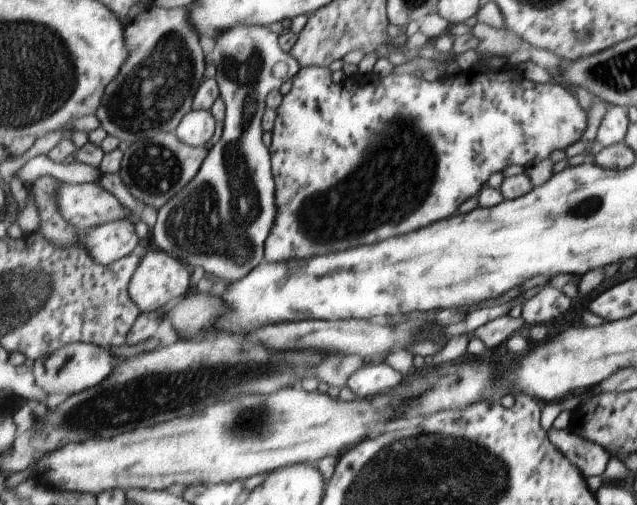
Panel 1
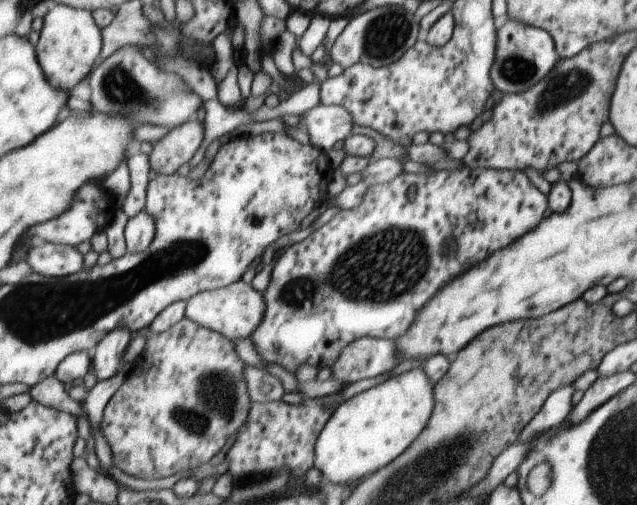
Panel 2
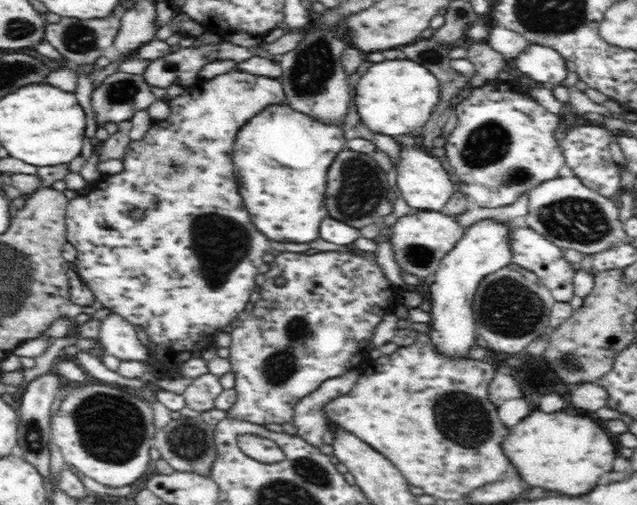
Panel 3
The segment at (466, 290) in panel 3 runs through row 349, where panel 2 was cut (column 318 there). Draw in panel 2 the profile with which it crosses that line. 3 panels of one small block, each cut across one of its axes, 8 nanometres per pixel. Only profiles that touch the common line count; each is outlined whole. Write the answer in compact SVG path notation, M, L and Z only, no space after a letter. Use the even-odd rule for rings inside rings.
M421 366L340 404L321 432L314 451L314 466L323 478L332 484L346 484L346 488L351 488L408 450L430 420L434 406L432 383Z

